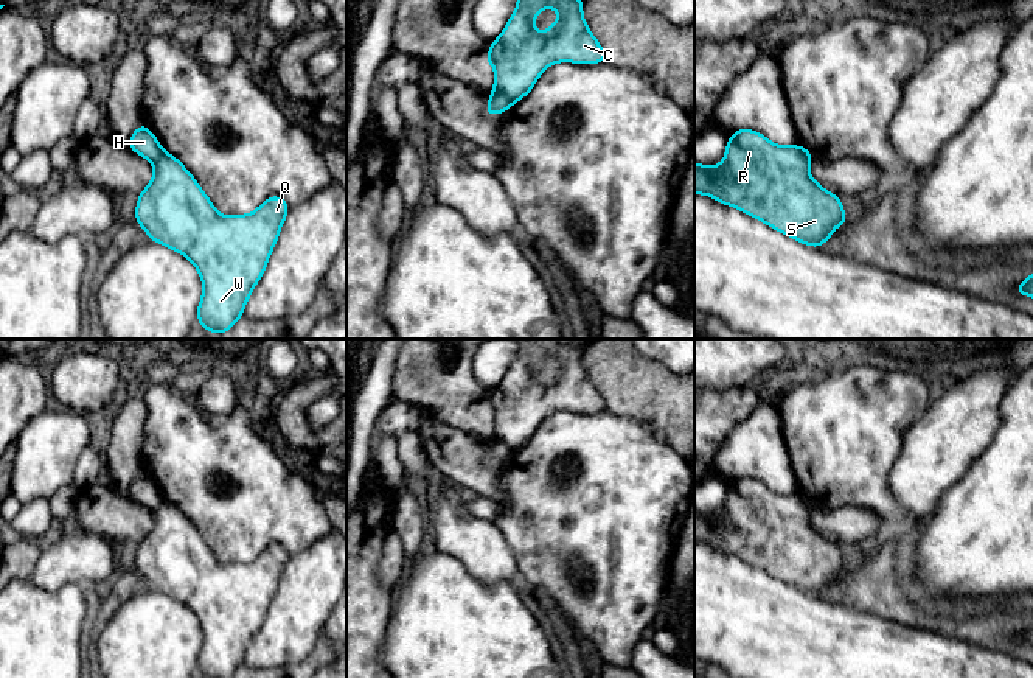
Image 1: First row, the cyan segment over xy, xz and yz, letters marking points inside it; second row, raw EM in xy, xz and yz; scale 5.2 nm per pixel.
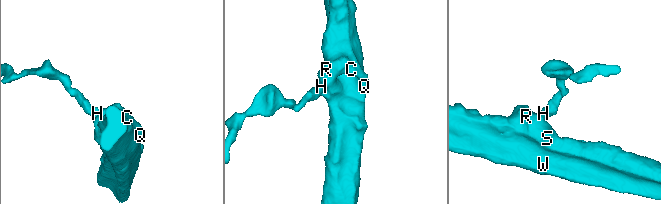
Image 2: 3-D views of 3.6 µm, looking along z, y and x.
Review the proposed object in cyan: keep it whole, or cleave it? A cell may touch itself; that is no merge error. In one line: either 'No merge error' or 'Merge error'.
Merge error

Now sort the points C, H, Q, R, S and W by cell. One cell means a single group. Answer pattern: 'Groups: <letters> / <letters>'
Groups: C Q R S W / H

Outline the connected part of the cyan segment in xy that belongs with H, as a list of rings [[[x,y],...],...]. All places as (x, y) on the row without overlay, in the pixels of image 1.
[[[140,473],[134,479],[129,487],[129,496],[151,510],[157,508],[163,501],[154,481],[151,481],[146,473]]]

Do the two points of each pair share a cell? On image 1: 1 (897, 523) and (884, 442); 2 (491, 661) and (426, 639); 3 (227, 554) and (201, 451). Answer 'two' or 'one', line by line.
1: one
2: one
3: one

